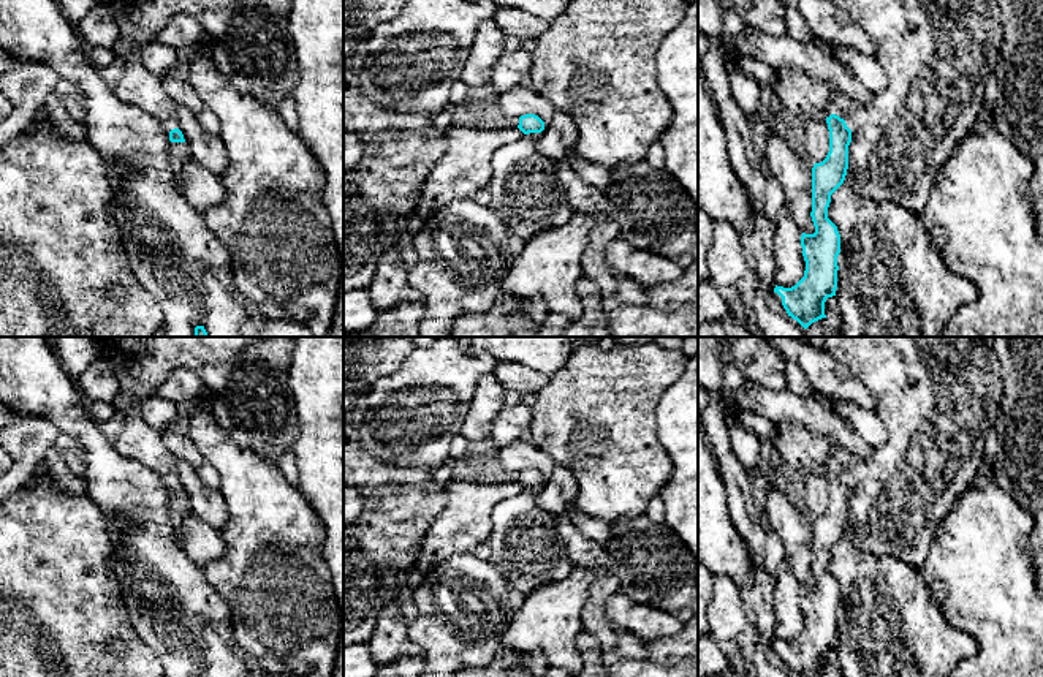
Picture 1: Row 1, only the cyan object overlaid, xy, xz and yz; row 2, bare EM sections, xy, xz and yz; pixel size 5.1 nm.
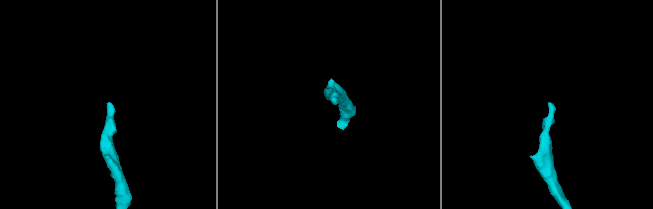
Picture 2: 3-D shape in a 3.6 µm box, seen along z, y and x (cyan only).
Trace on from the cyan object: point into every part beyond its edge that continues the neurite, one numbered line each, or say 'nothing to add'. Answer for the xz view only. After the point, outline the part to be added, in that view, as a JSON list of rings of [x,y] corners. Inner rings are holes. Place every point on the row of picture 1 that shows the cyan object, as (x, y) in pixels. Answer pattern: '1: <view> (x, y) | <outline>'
1: xz (527, 196) | [[[541,133],[505,144],[492,157],[491,209],[510,236],[524,240],[567,225],[575,210],[556,176],[556,161],[537,149]]]

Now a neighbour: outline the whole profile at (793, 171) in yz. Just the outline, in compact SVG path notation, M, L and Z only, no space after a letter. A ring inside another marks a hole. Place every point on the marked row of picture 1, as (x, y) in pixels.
M774 133L766 141L766 161L783 188L785 207L801 233L814 234L812 168L801 147L783 134Z

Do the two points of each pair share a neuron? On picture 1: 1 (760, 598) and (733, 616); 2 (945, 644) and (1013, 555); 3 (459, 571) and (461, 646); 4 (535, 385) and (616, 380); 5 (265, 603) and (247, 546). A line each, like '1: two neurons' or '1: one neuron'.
1: two neurons
2: two neurons
3: one neuron
4: two neurons
5: one neuron

